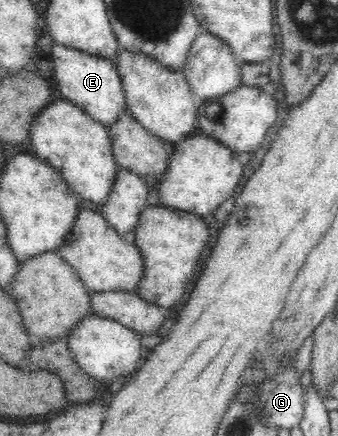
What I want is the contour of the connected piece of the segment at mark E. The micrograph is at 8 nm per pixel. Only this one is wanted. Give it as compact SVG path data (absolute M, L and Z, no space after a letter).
M56 42L51 50L55 66L54 76L59 82L57 88L61 92L60 98L75 104L86 112L87 116L105 127L113 125L118 117L127 113L122 79L114 60L83 53Z

